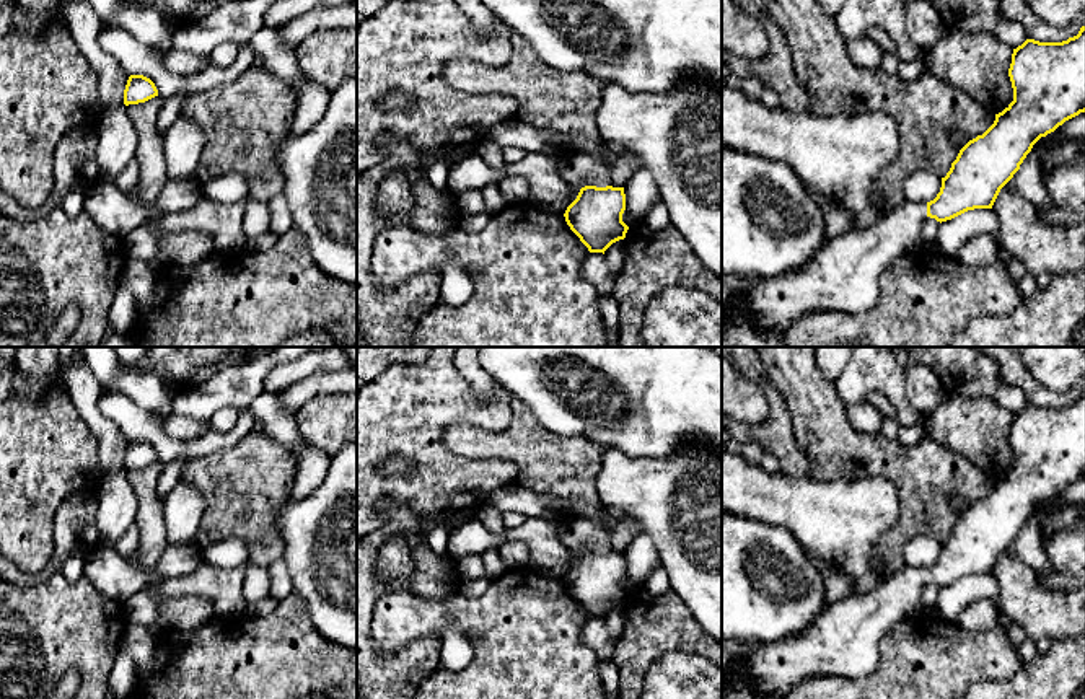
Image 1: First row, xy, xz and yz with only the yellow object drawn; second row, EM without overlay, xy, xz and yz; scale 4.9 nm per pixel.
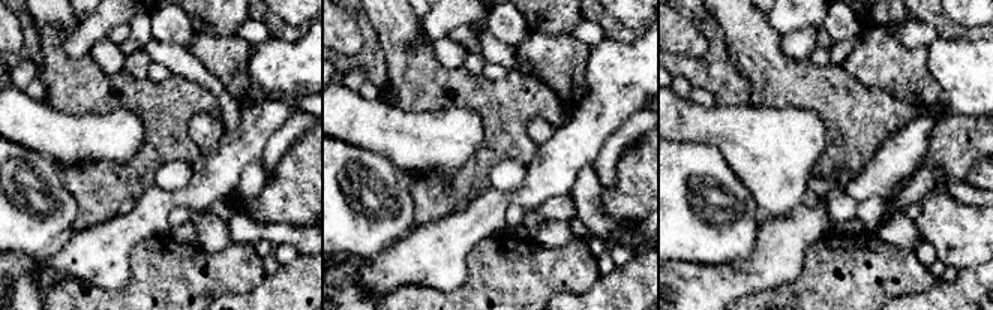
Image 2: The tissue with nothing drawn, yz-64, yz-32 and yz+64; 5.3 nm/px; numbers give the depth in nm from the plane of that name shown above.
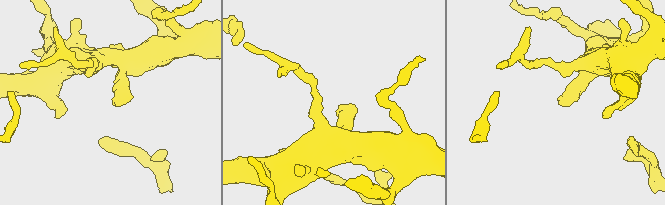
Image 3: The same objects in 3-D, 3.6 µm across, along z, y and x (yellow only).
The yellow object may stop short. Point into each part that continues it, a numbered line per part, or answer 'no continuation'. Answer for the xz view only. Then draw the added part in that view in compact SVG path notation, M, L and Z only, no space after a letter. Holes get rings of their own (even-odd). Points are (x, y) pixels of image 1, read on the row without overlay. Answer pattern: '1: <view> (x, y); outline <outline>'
1: xz (575, 533); outline M569 517L557 523L559 541L572 551L609 551L609 528L590 518Z

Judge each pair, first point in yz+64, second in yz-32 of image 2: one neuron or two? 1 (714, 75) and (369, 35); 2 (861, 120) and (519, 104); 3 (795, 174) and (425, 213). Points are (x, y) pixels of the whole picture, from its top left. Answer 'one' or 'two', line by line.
1: one
2: one
3: two

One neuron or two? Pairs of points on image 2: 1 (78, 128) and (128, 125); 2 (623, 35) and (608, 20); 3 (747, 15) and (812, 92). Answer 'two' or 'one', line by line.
1: one
2: one
3: one

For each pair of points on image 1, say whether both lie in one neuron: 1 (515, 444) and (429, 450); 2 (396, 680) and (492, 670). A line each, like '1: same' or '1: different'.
1: different
2: different

